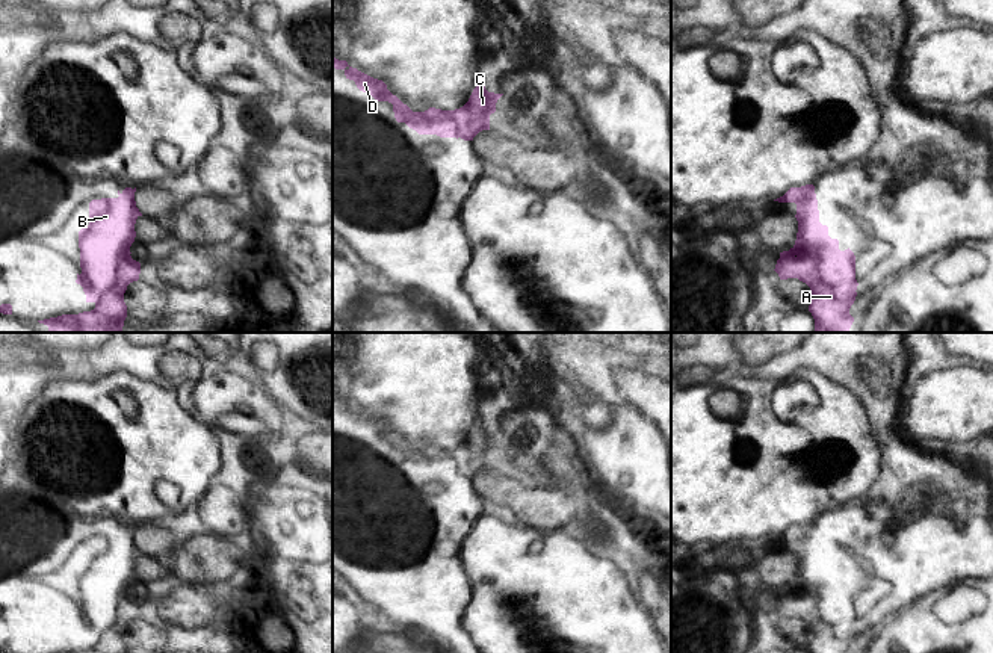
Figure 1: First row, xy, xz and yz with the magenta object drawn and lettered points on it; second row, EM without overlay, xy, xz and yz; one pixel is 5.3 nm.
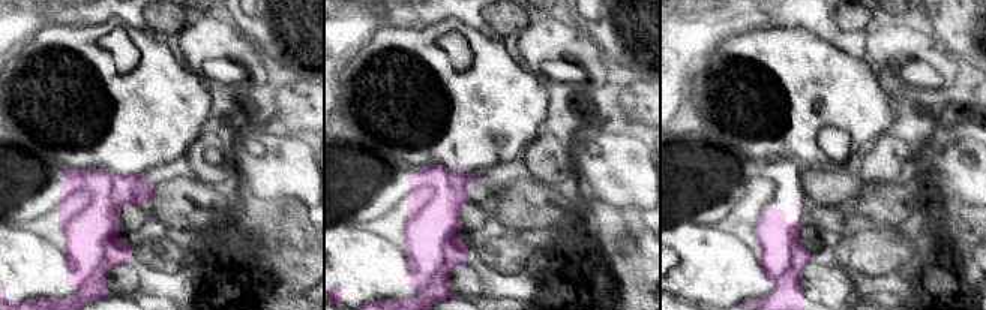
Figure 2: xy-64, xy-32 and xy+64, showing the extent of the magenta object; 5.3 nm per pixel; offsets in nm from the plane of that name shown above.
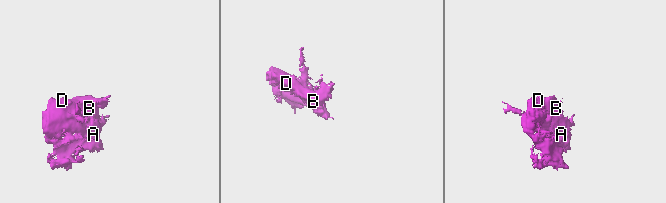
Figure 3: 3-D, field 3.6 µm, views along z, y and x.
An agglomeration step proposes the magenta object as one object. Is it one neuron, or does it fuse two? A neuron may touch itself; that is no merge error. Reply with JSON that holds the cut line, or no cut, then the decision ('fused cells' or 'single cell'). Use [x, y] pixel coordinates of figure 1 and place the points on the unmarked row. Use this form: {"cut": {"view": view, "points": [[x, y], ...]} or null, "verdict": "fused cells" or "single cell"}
{"cut": null, "verdict": "single cell"}

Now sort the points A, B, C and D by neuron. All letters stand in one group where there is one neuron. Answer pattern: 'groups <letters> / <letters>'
groups A B C D

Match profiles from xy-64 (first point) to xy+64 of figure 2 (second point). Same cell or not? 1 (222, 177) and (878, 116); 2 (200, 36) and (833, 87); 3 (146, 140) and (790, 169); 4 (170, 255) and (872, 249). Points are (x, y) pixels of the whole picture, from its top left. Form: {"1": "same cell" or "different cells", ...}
{"1": "different cells", "2": "different cells", "3": "different cells", "4": "same cell"}

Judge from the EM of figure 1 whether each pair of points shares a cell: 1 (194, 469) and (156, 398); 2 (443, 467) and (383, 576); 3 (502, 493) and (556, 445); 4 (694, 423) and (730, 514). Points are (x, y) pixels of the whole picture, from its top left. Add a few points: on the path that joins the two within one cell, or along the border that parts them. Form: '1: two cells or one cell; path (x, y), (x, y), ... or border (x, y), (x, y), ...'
1: one cell; path (179, 451), (162, 434), (159, 416)
2: one cell; path (457, 498), (439, 550), (419, 569)
3: one cell; path (523, 495), (540, 495), (556, 478), (556, 466)
4: one cell; path (694, 446), (694, 466), (720, 492)

